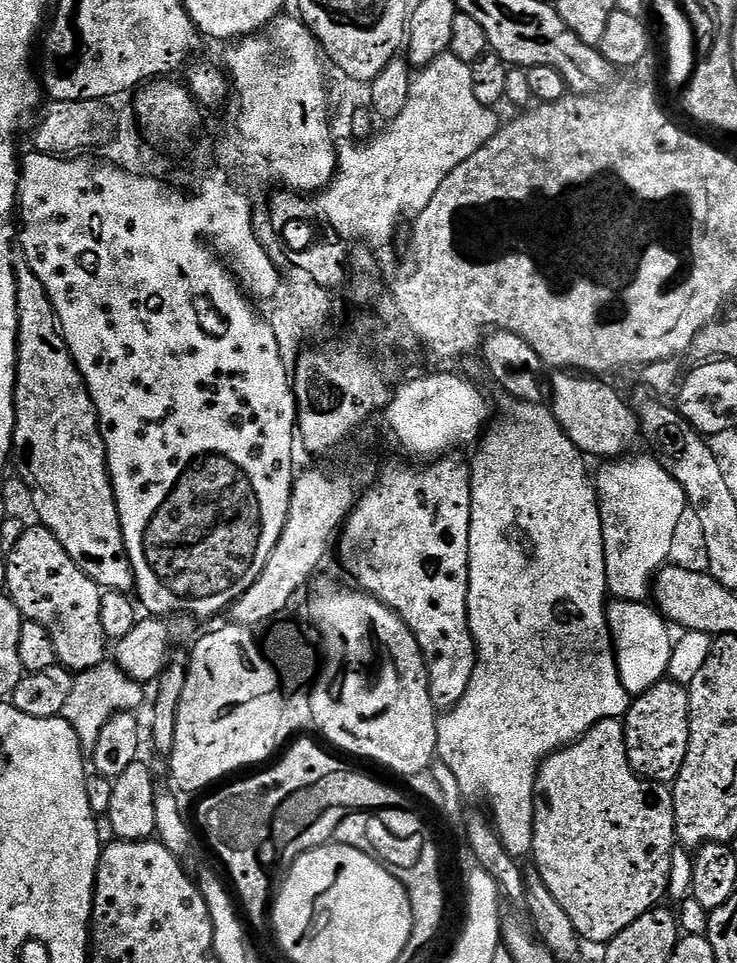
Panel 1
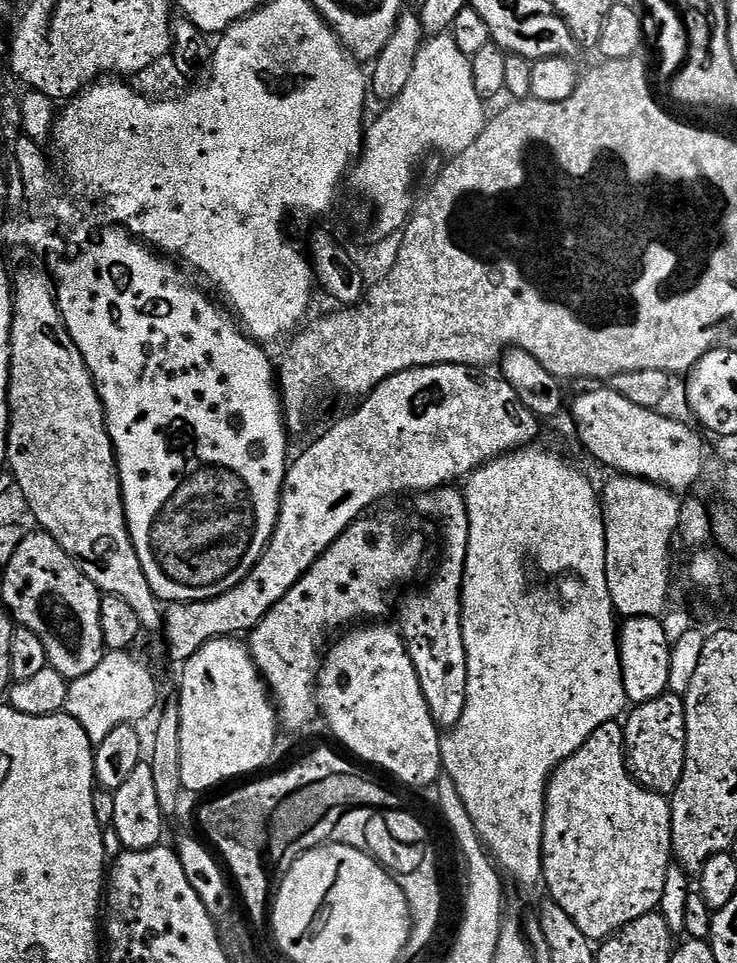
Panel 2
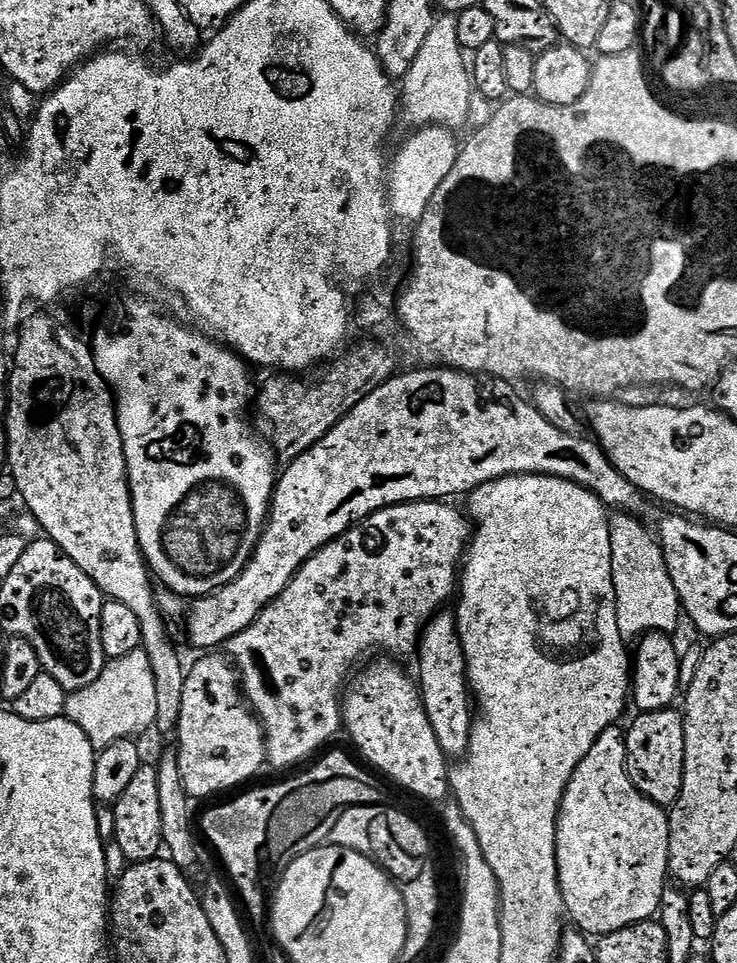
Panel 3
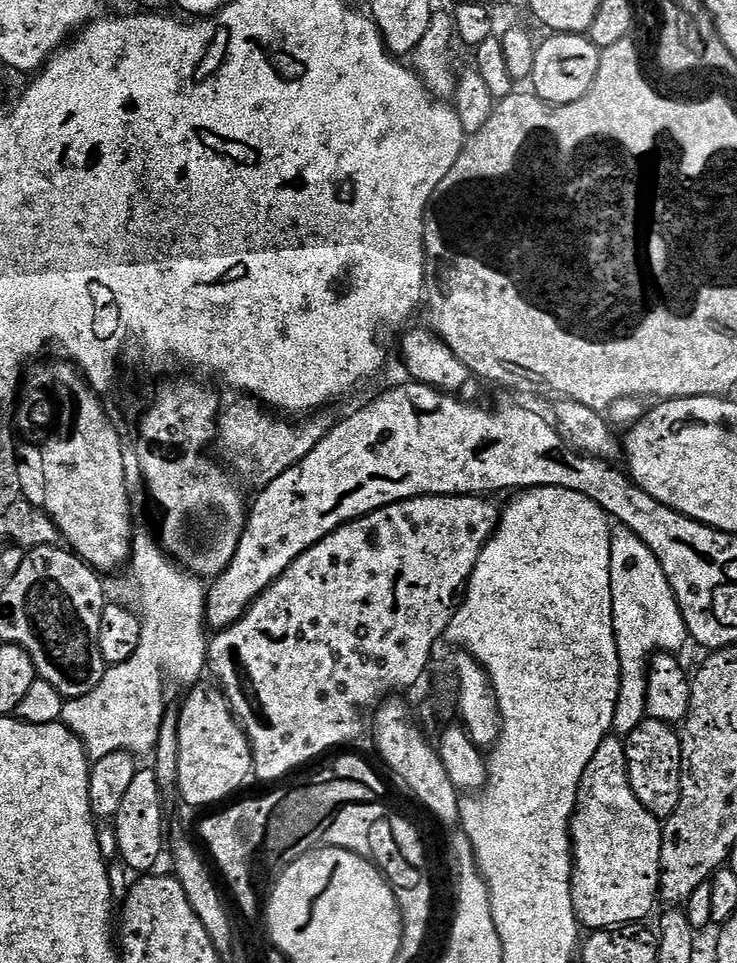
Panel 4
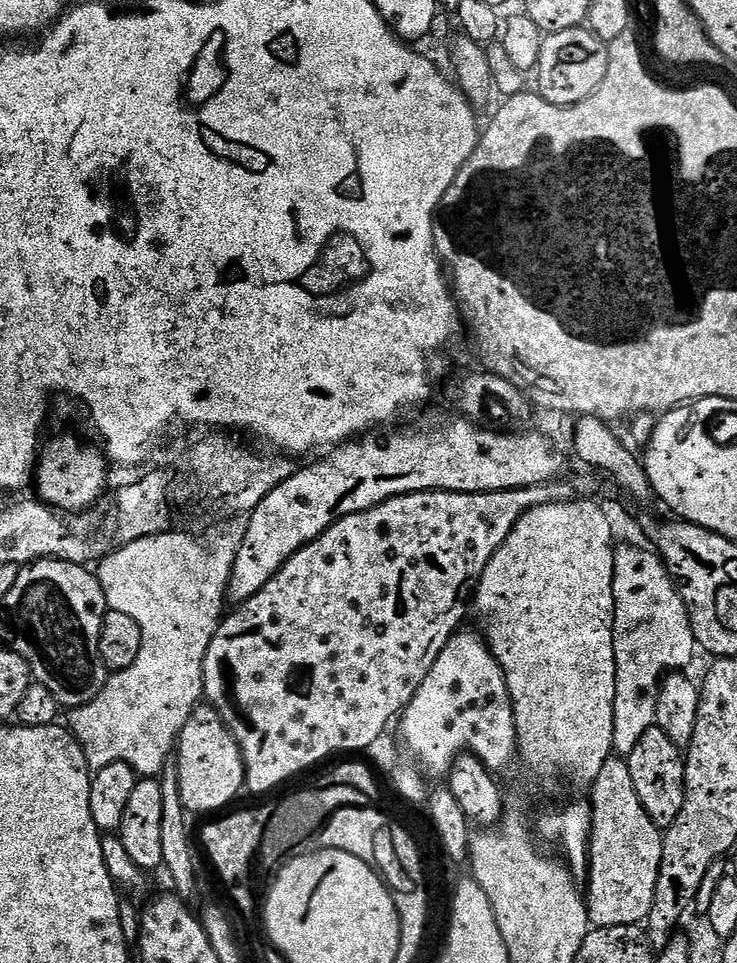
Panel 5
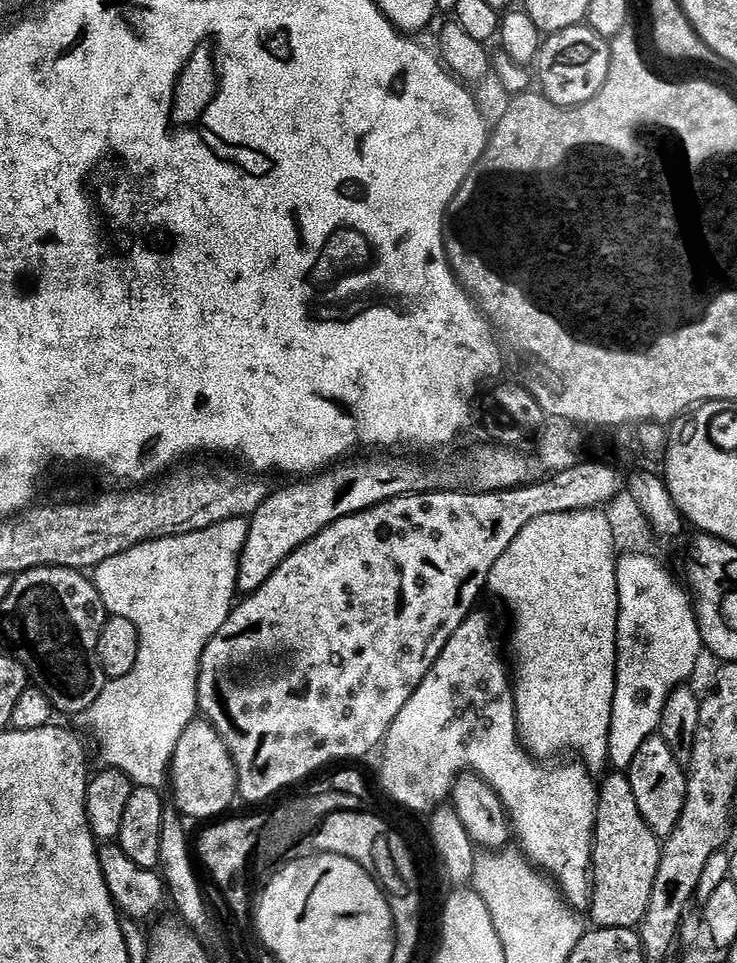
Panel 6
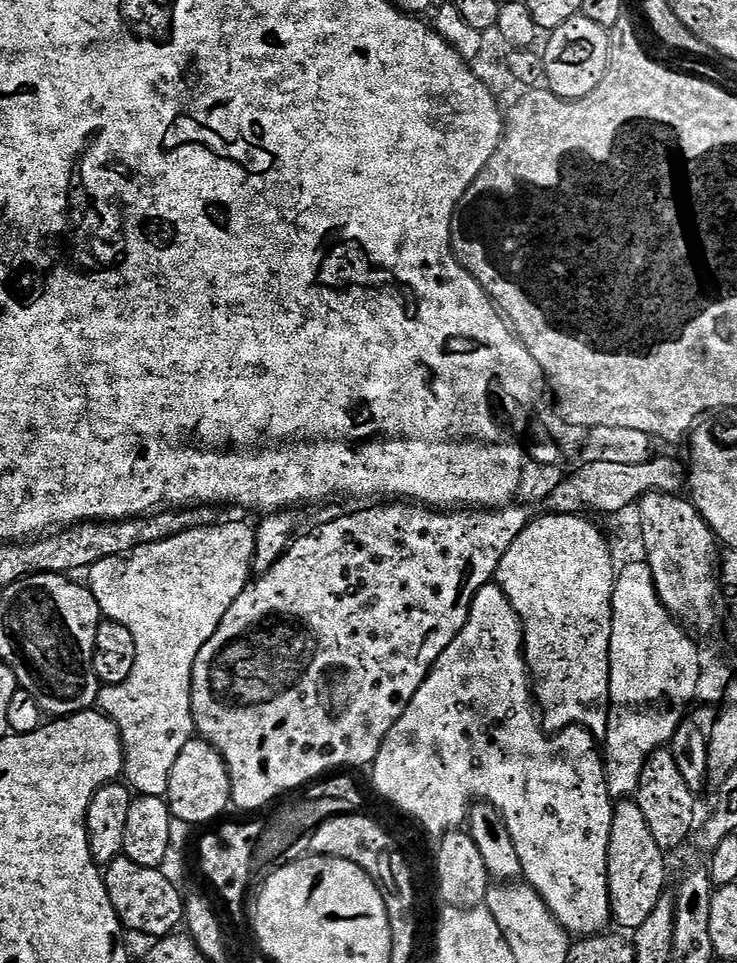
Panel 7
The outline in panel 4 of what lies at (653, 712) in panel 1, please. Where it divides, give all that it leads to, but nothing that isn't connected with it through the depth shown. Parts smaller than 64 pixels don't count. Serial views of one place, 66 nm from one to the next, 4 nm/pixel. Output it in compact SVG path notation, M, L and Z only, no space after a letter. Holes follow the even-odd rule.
M645 718L632 733L626 736L624 753L628 759L628 781L642 806L650 810L656 819L663 822L678 810L678 798L682 794L681 733L673 725Z

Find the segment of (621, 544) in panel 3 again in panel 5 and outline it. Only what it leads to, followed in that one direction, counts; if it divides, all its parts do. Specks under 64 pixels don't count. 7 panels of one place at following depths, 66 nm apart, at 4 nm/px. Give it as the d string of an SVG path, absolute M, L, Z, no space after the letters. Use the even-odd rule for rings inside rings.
M617 547L612 585L615 598L613 751L627 756L642 734L655 725L657 696L664 677L687 669L698 645L688 608L659 556L636 548Z

